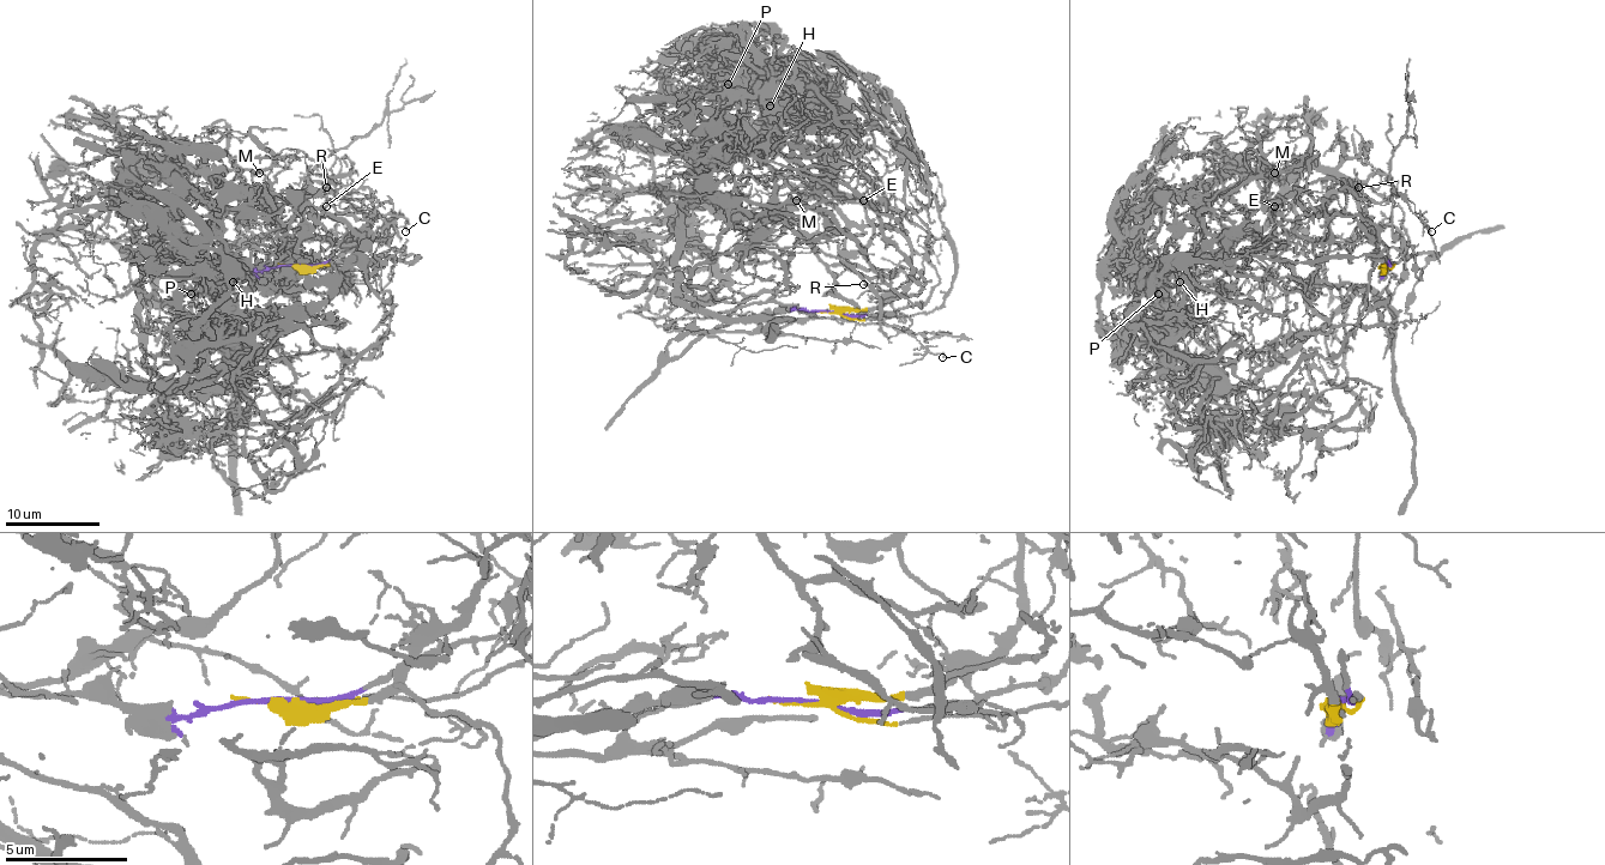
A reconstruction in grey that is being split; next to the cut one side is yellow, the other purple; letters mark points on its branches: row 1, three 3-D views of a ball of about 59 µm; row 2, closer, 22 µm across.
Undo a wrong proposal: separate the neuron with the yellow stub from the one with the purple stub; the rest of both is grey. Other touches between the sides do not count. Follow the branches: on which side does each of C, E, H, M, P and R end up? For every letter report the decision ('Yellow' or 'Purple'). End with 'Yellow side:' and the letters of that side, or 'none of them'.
C: Purple
E: Yellow
H: Yellow
M: Yellow
P: Yellow
R: Yellow
Yellow side: E, H, M, P, R

